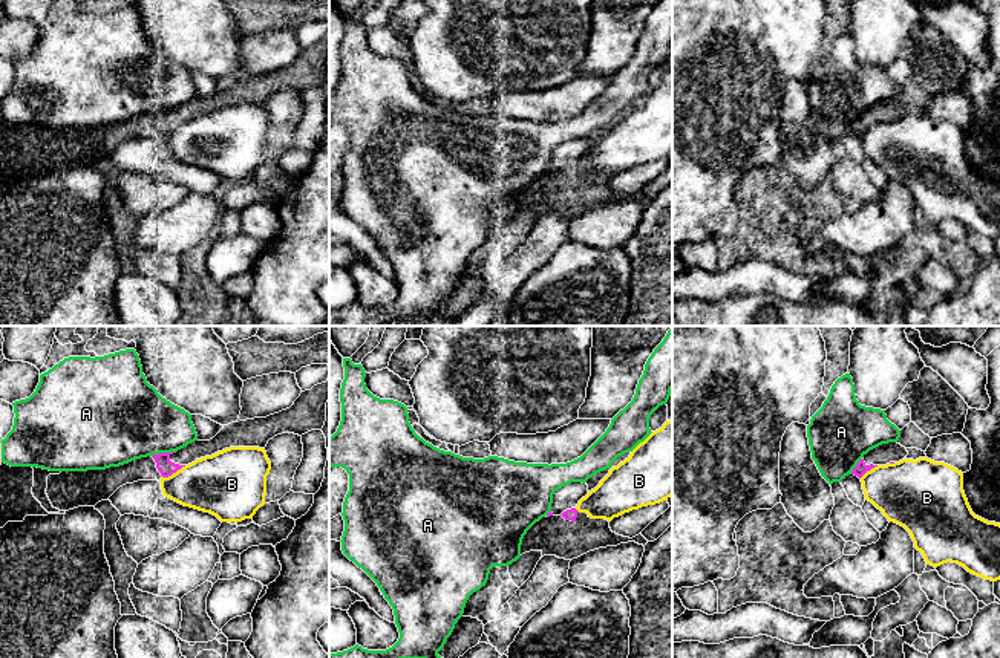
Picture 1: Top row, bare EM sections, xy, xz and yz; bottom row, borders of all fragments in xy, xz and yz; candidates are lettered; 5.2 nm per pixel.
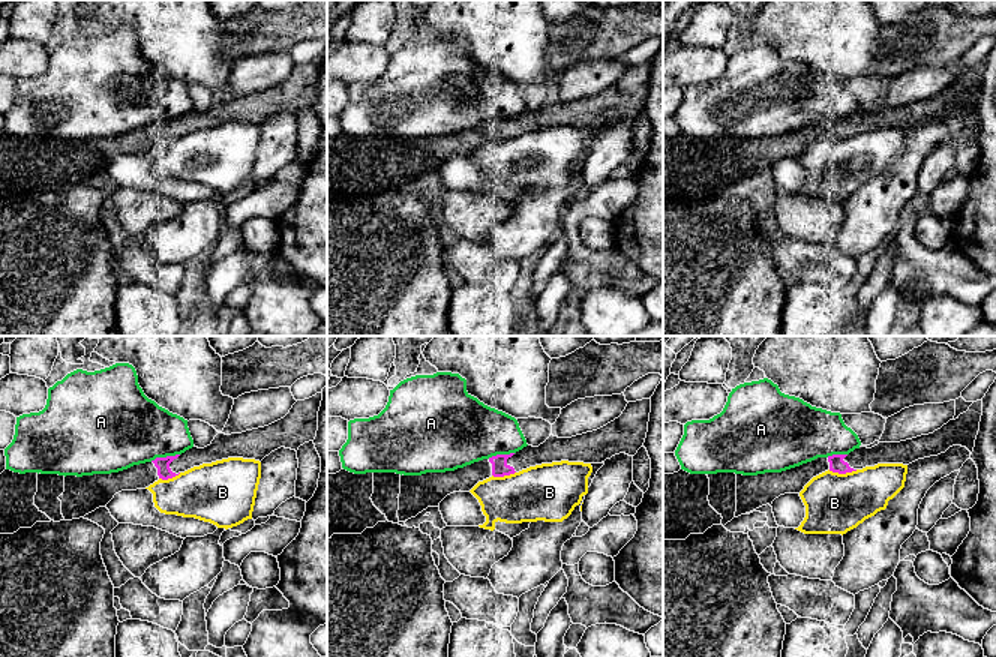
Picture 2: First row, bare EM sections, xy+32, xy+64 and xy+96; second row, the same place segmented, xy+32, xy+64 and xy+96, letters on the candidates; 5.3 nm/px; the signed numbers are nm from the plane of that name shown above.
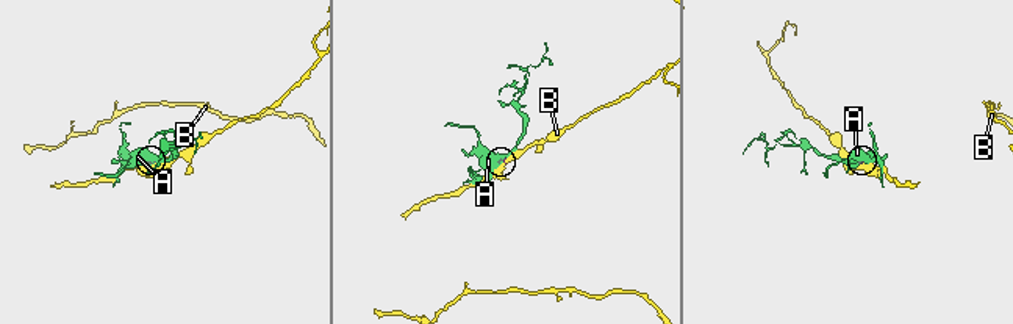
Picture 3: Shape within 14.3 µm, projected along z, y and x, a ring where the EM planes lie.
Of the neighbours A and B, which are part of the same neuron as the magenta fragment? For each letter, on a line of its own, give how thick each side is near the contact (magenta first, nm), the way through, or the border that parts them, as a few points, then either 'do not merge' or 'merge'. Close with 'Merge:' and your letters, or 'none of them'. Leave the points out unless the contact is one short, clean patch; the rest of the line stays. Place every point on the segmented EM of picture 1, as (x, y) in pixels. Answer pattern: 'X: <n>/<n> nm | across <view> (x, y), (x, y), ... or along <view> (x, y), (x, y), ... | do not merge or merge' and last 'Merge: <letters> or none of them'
A: 90/420 nm | do not merge
B: 90/320 nm | along xy (186, 465), (163, 478) | do not merge
Merge: none of them

